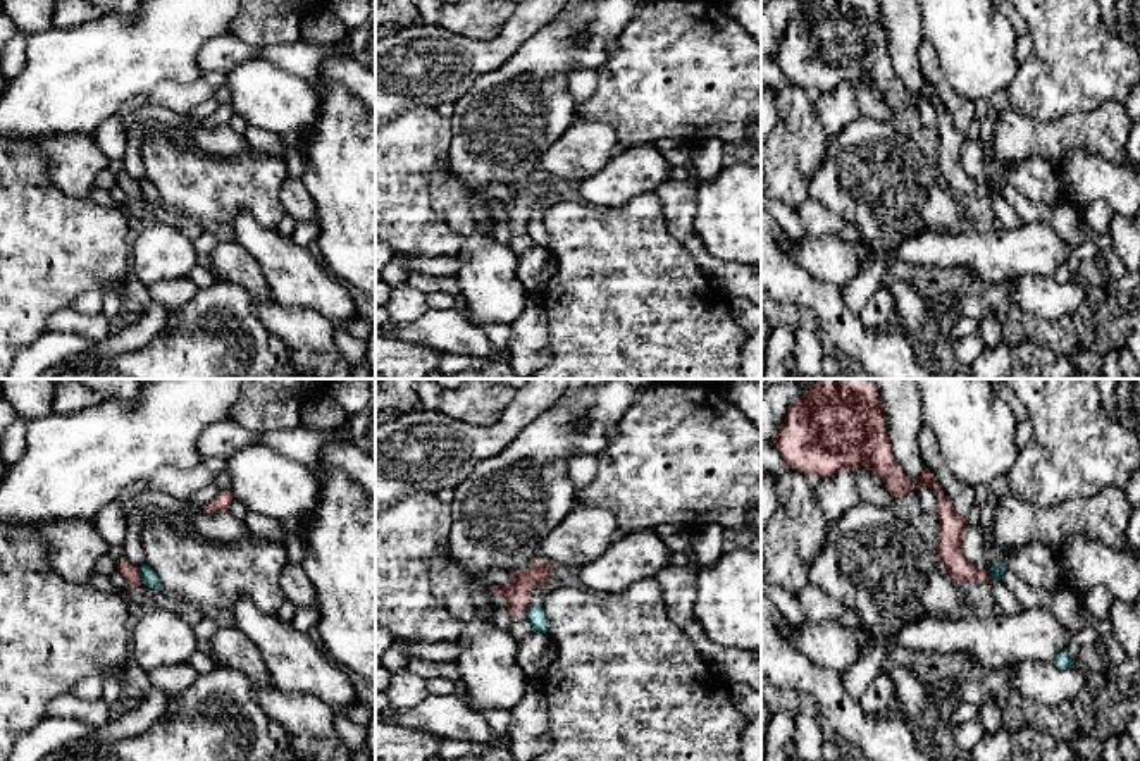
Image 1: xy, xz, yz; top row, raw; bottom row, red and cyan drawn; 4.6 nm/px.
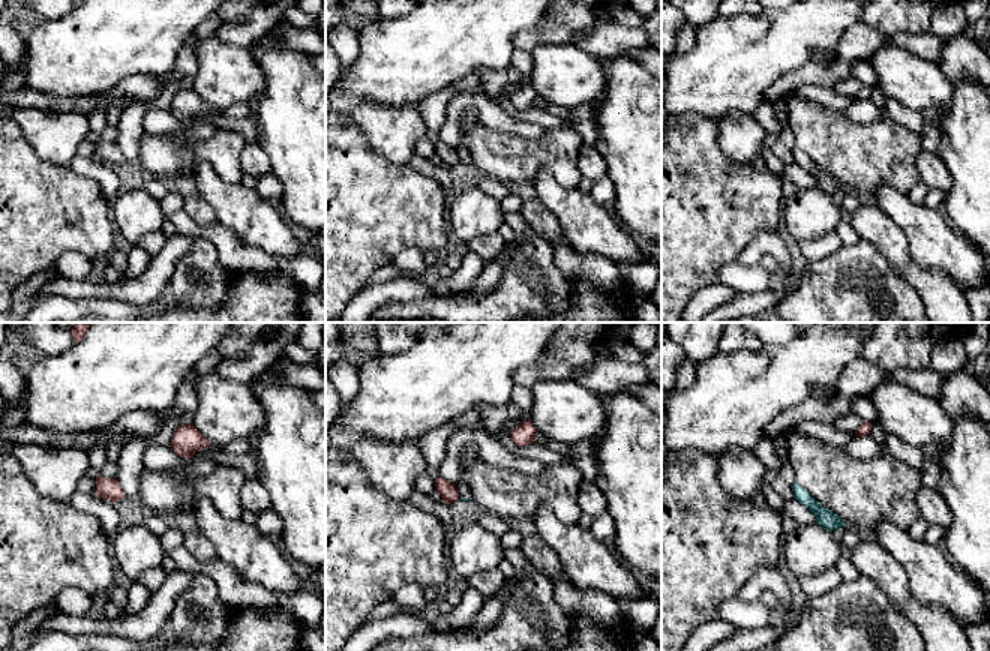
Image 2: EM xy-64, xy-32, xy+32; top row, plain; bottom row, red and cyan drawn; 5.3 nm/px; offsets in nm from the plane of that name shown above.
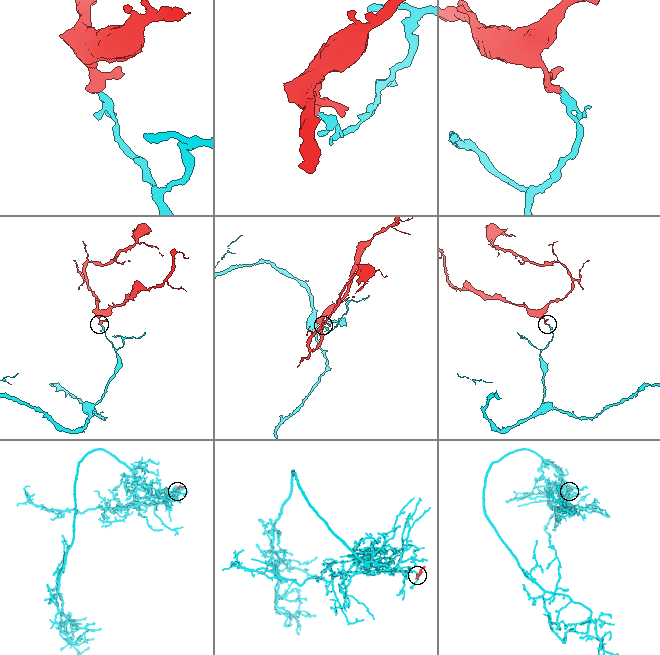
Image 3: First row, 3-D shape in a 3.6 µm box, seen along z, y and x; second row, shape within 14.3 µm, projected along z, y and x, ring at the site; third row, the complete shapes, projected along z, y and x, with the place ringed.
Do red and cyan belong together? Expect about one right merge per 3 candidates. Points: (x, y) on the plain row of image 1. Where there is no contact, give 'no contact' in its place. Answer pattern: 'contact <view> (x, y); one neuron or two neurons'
contact xy (140, 190); two neurons

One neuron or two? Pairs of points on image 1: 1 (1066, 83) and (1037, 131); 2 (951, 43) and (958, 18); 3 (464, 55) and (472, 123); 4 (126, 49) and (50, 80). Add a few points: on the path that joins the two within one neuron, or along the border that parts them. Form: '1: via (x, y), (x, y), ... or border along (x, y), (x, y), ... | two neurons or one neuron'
1: border along (1009, 105), (1034, 119), (1084, 112) | two neurons
2: via (958, 37), (958, 24) | one neuron
3: border along (501, 66), (483, 73), (455, 104) | two neurons
4: via (107, 62), (69, 80) | one neuron

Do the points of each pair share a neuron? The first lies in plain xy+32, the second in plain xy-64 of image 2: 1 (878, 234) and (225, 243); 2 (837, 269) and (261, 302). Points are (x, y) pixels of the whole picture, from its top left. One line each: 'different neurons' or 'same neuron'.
1: different neurons
2: different neurons

